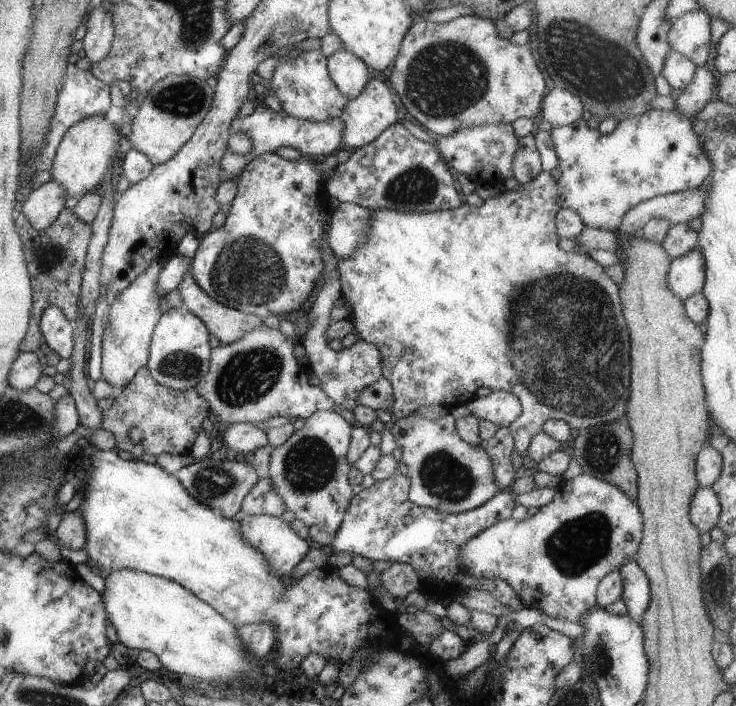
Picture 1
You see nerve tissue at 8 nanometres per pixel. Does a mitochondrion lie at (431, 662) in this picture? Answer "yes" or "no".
no

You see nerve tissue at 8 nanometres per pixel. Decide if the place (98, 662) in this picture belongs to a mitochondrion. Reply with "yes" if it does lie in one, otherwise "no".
no

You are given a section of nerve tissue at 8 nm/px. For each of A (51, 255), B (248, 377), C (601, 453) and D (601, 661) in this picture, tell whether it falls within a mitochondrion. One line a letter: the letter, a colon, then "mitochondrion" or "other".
A: mitochondrion
B: mitochondrion
C: mitochondrion
D: mitochondrion

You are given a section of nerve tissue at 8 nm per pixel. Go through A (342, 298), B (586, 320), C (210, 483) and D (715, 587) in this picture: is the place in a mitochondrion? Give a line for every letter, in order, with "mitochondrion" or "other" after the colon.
A: other
B: mitochondrion
C: mitochondrion
D: mitochondrion

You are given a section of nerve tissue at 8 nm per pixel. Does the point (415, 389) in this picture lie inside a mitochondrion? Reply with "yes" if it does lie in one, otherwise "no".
no

